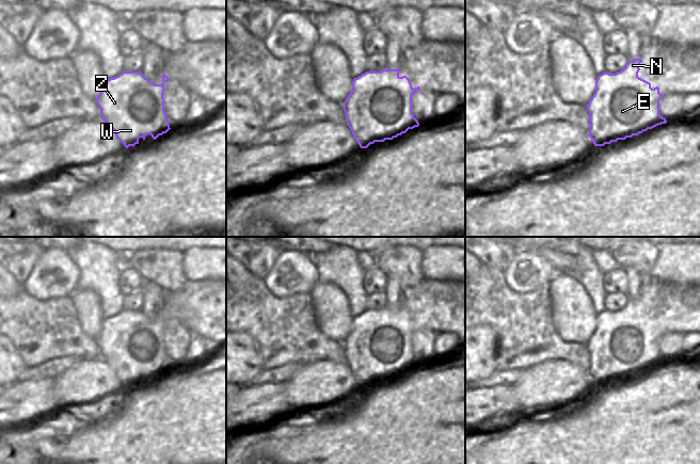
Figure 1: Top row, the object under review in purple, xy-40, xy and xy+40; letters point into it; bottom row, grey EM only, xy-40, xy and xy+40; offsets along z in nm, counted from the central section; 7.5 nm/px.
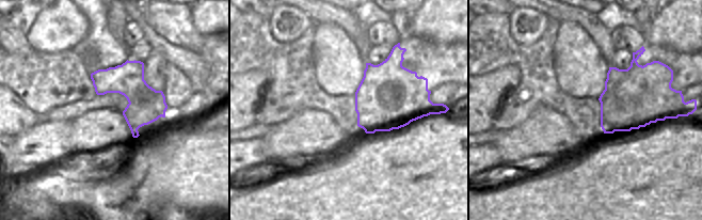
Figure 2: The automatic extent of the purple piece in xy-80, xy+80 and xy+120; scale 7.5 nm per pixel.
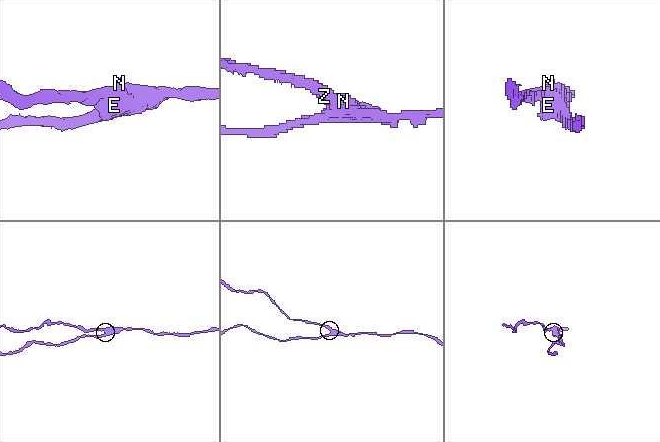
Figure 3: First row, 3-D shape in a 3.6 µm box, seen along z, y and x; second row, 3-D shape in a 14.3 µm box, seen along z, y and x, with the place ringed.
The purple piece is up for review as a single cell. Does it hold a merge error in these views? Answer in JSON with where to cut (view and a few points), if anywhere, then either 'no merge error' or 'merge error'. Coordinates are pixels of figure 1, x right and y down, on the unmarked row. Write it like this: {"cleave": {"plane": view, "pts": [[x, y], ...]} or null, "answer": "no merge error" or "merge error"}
{"cleave": {"plane": "xy", "pts": [[398, 314], [356, 362], [360, 385]]}, "answer": "merge error"}

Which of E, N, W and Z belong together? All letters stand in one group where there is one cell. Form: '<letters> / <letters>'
E W / N Z

